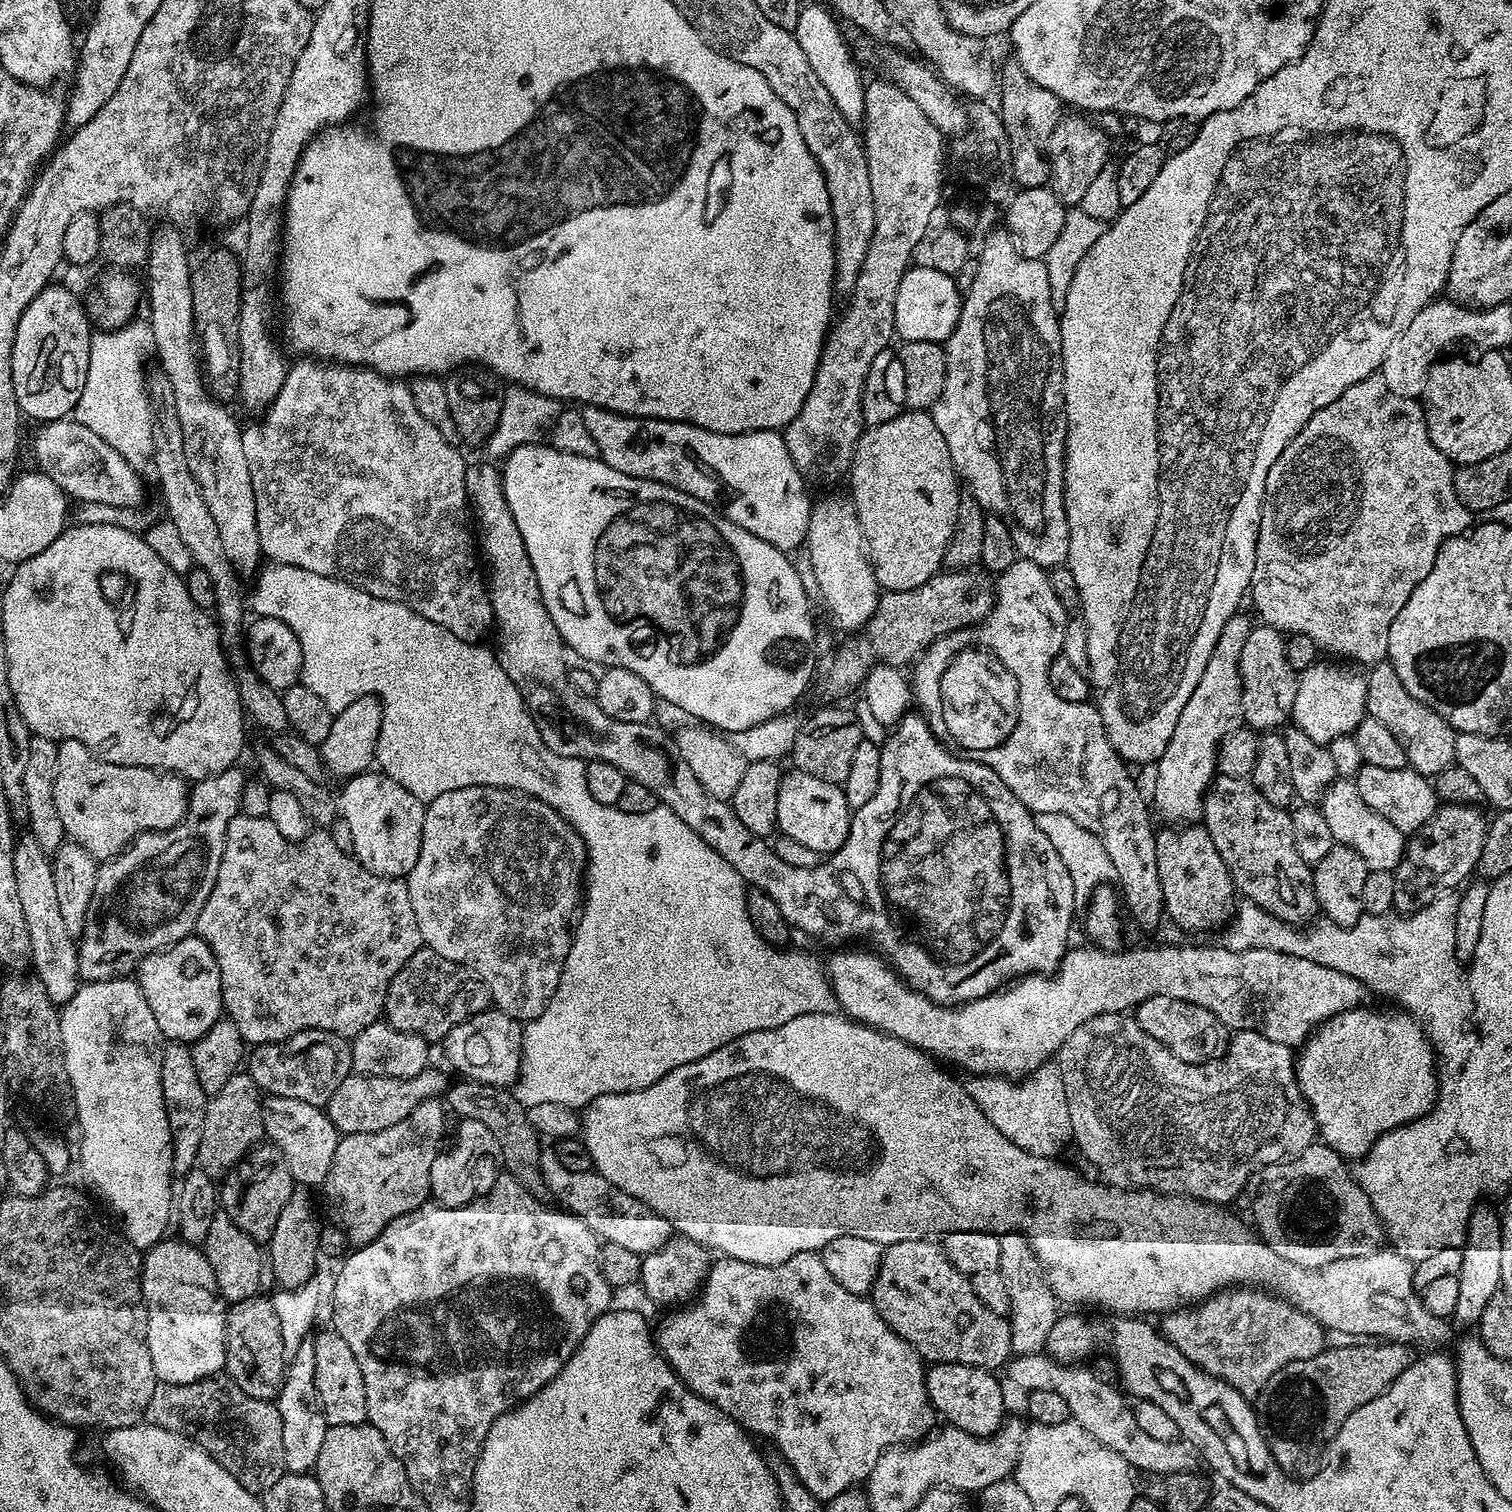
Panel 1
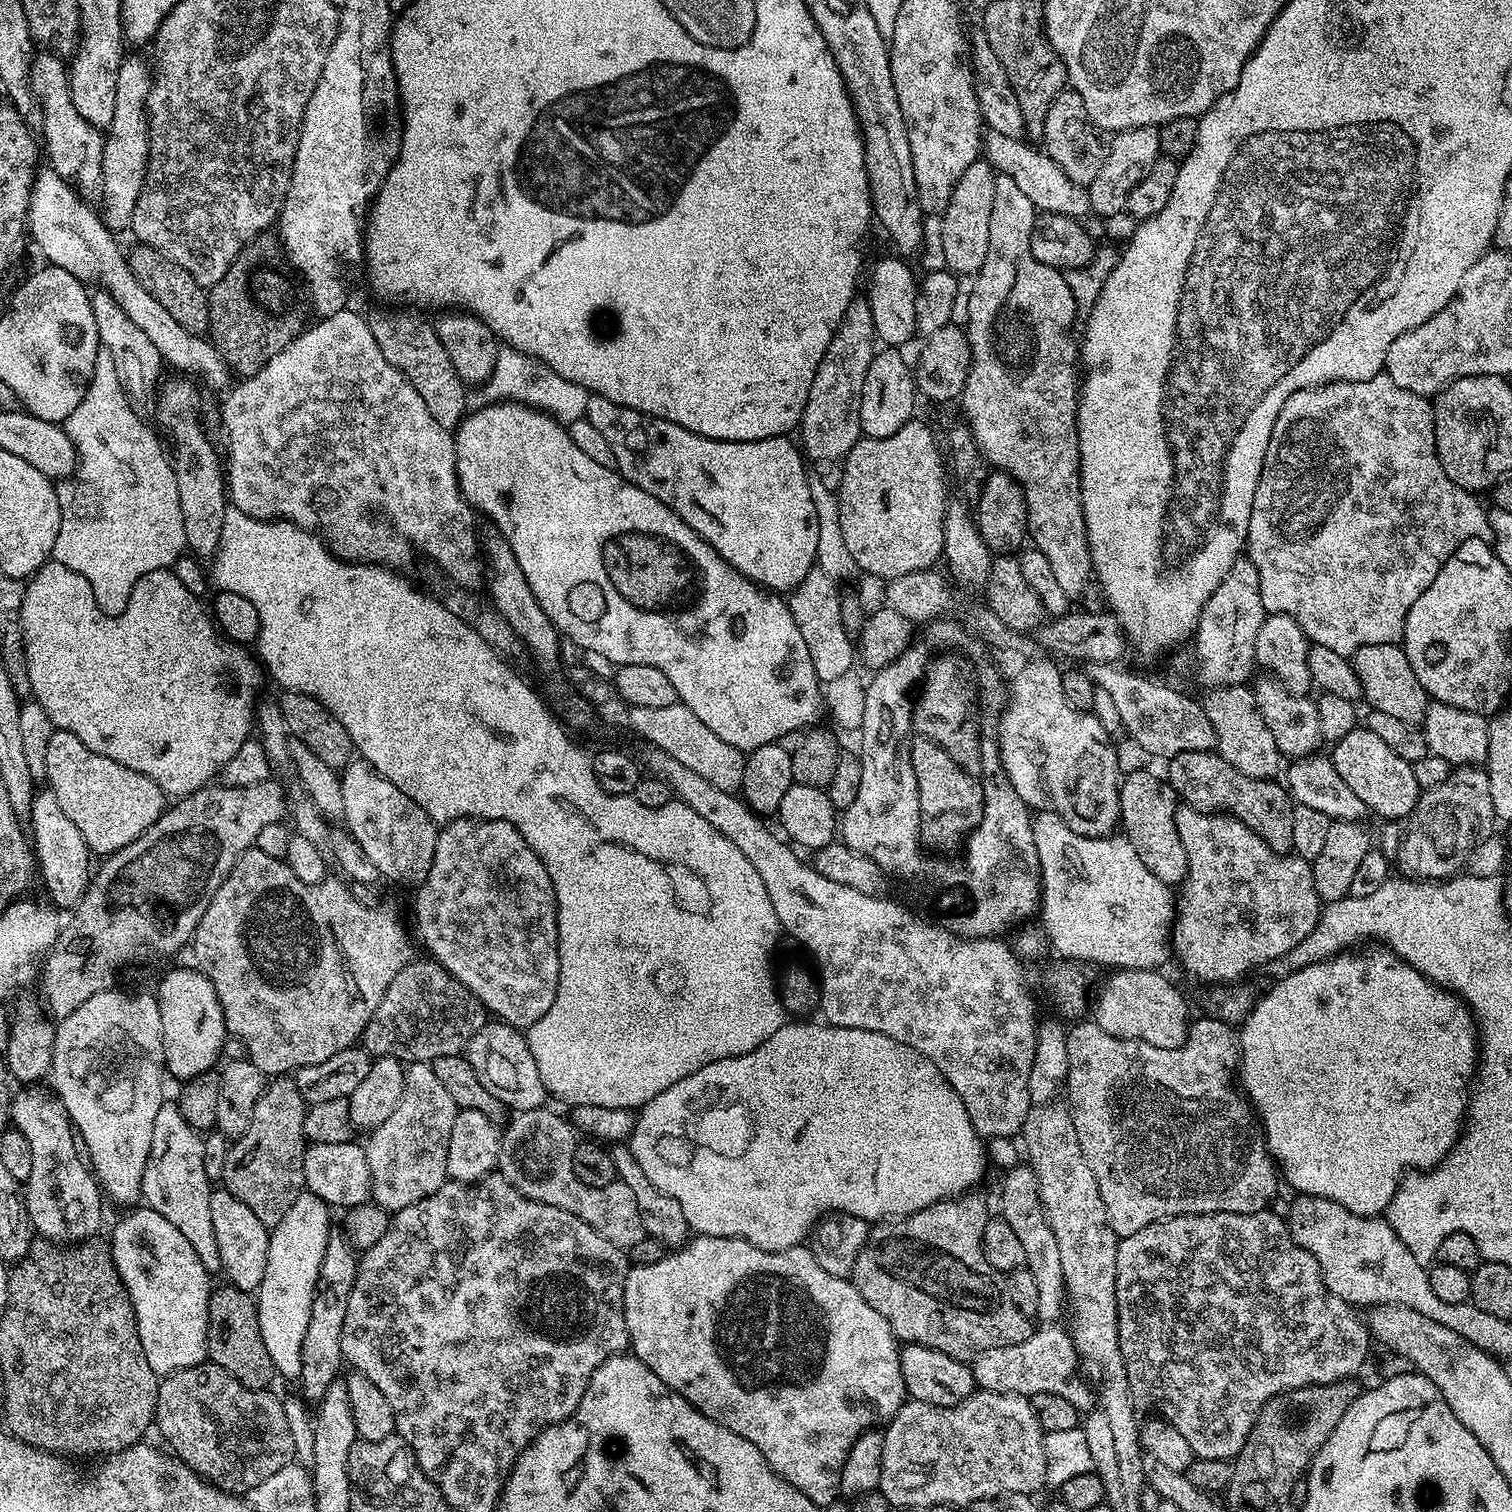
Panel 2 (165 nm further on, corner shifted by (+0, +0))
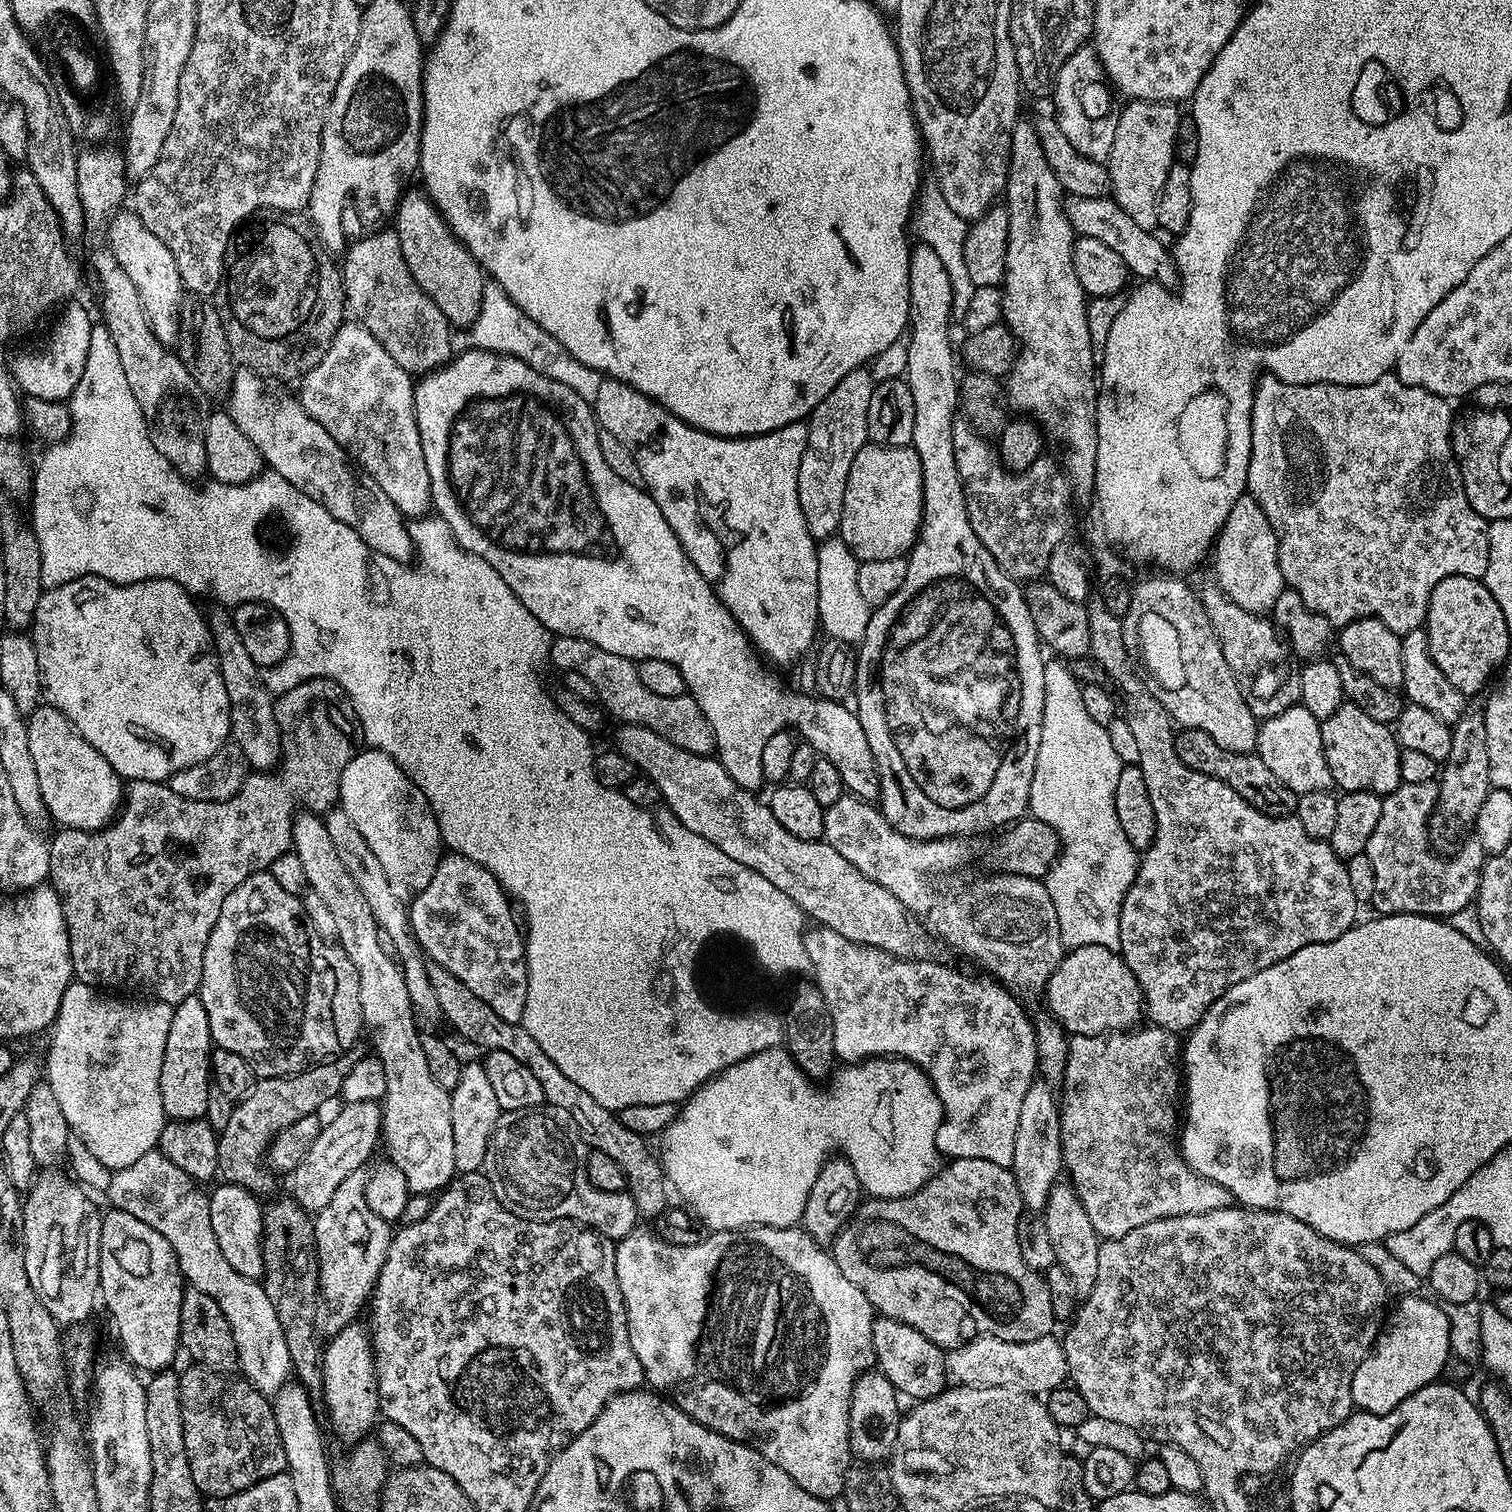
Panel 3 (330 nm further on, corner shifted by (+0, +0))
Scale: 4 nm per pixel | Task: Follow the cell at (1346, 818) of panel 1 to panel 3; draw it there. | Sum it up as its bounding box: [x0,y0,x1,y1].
[1256,706,1333,793]

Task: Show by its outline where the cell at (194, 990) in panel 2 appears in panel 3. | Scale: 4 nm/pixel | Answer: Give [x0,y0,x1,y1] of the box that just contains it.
[160,995,214,1120]

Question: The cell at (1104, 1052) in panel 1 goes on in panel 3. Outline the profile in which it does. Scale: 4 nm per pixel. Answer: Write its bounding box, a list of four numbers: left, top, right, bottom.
[1060,1026,1234,1240]

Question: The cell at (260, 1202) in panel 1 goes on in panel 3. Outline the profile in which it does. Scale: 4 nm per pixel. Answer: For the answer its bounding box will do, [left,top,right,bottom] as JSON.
[218,1054,354,1198]

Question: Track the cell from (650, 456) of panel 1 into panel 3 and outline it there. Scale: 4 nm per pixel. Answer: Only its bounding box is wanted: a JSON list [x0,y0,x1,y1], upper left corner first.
[594,378,820,664]

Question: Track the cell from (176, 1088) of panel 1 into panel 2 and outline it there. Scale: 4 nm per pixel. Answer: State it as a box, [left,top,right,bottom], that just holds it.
[140,1102,221,1274]

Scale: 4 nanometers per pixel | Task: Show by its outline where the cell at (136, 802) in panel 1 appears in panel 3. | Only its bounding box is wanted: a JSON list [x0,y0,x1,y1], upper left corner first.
[27,703,126,832]

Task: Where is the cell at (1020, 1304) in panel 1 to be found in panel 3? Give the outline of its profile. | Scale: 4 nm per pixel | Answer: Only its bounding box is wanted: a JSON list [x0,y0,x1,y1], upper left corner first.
[1011,1078,1064,1210]

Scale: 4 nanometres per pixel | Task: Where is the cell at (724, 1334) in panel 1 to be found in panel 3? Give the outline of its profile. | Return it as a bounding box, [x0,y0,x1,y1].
[616,1227,874,1501]

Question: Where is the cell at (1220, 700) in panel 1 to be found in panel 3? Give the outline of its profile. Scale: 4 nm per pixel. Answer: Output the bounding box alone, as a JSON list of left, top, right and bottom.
[1214,494,1286,613]

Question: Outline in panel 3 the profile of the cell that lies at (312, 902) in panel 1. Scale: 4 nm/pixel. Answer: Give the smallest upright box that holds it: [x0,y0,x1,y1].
[198,871,341,1077]

